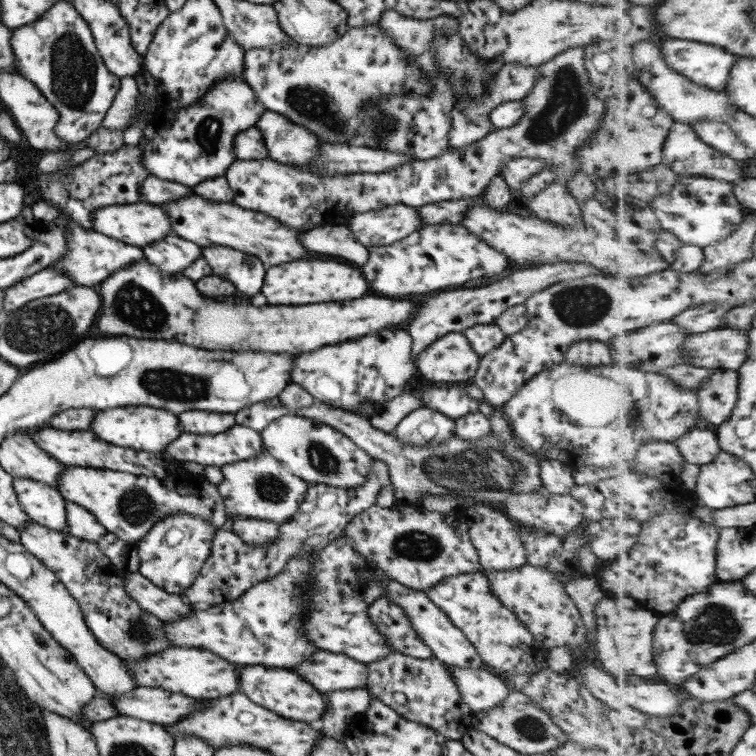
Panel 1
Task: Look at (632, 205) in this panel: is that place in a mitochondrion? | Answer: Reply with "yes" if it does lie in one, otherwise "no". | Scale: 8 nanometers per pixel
no

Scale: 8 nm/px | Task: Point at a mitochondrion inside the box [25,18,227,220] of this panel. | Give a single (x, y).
(73, 73)

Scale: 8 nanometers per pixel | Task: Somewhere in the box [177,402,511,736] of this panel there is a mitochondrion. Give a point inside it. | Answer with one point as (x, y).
(416, 545)

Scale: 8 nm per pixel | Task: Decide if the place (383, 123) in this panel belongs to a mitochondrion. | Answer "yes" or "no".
yes

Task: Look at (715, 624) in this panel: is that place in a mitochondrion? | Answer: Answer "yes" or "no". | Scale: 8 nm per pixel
yes

